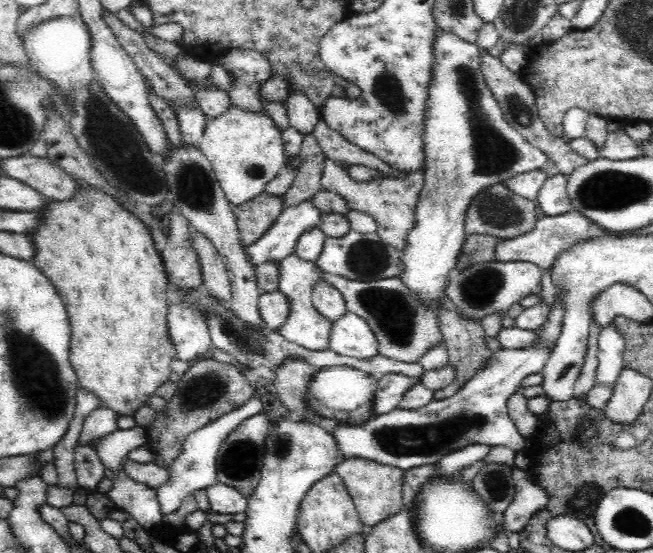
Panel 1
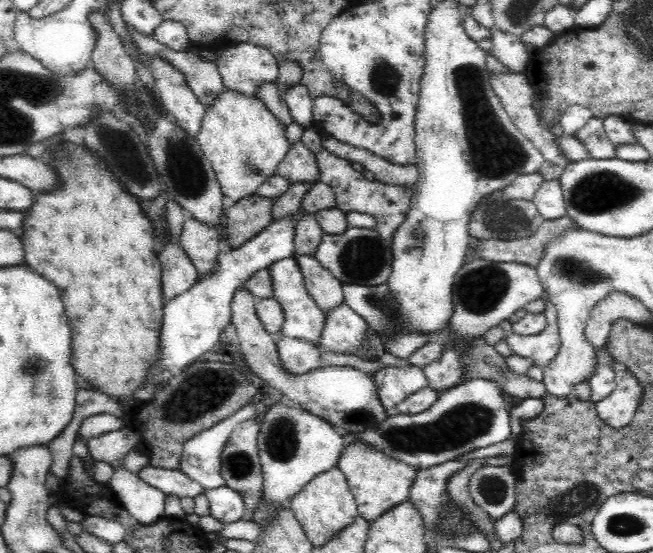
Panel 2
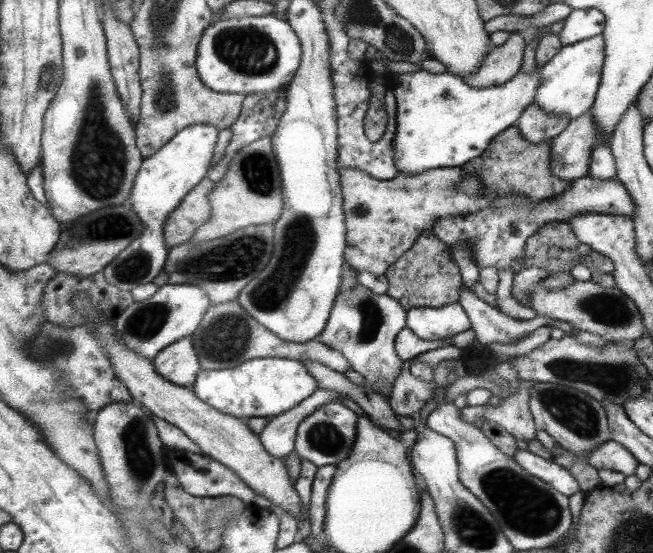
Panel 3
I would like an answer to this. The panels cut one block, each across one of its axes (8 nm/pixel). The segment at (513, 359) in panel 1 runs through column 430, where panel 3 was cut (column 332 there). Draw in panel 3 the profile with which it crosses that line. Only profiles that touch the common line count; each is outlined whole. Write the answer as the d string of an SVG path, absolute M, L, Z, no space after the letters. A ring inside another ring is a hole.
M333 401L319 405L297 425L294 445L295 454L301 456L303 460L309 460L316 467L334 465L351 452L356 438L357 420L358 416L340 402Z

